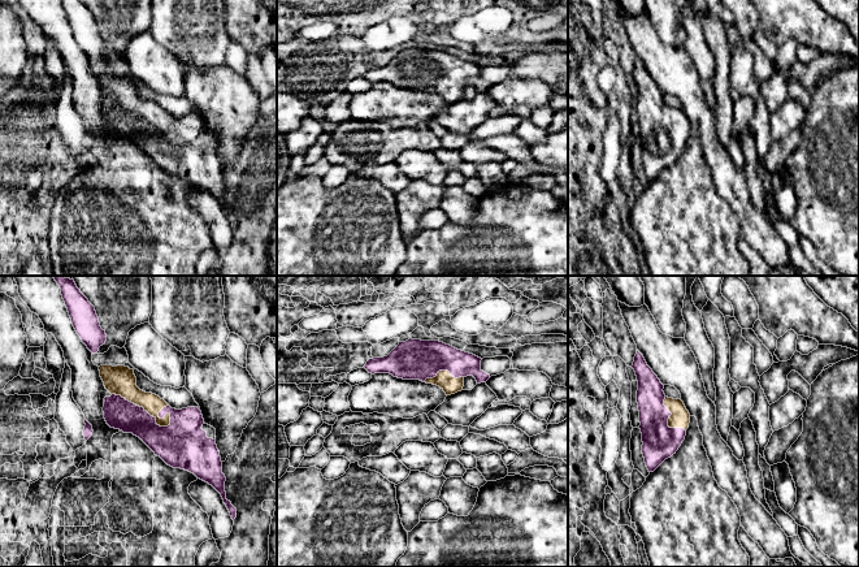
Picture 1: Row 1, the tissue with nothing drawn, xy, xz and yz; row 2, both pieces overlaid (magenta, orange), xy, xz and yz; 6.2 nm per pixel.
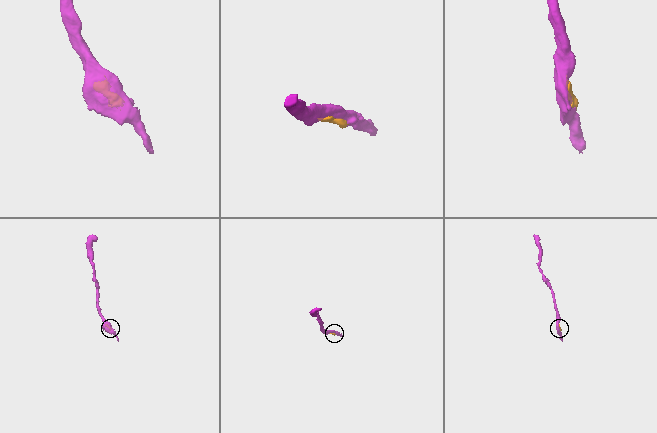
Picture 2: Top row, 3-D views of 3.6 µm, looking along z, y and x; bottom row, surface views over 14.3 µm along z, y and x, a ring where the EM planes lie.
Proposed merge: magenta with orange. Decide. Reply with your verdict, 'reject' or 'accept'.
accept

